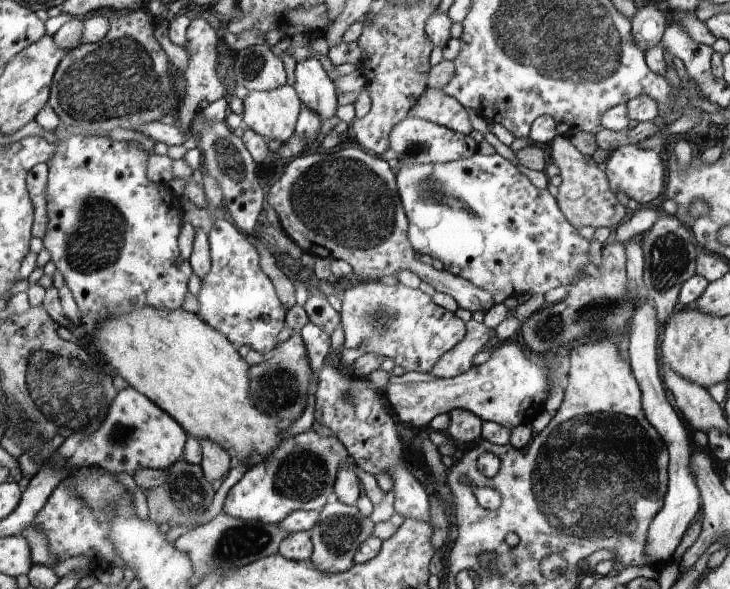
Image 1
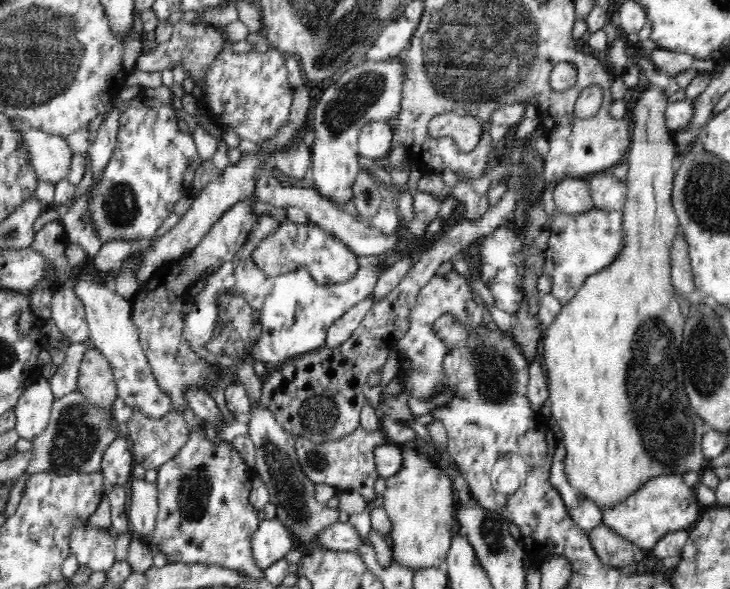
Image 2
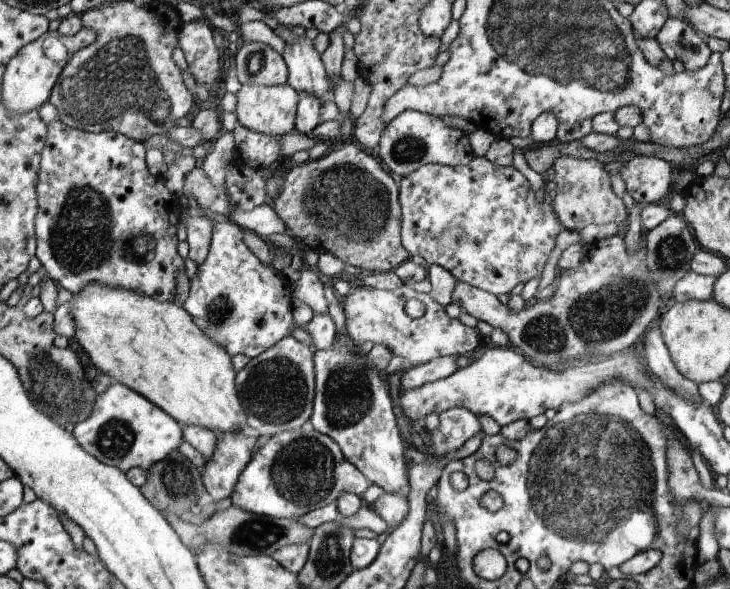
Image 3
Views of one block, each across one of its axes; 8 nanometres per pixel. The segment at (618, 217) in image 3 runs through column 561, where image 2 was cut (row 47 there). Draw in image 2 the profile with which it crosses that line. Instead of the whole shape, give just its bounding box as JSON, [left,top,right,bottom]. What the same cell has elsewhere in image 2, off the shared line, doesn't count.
[135,22,228,86]

